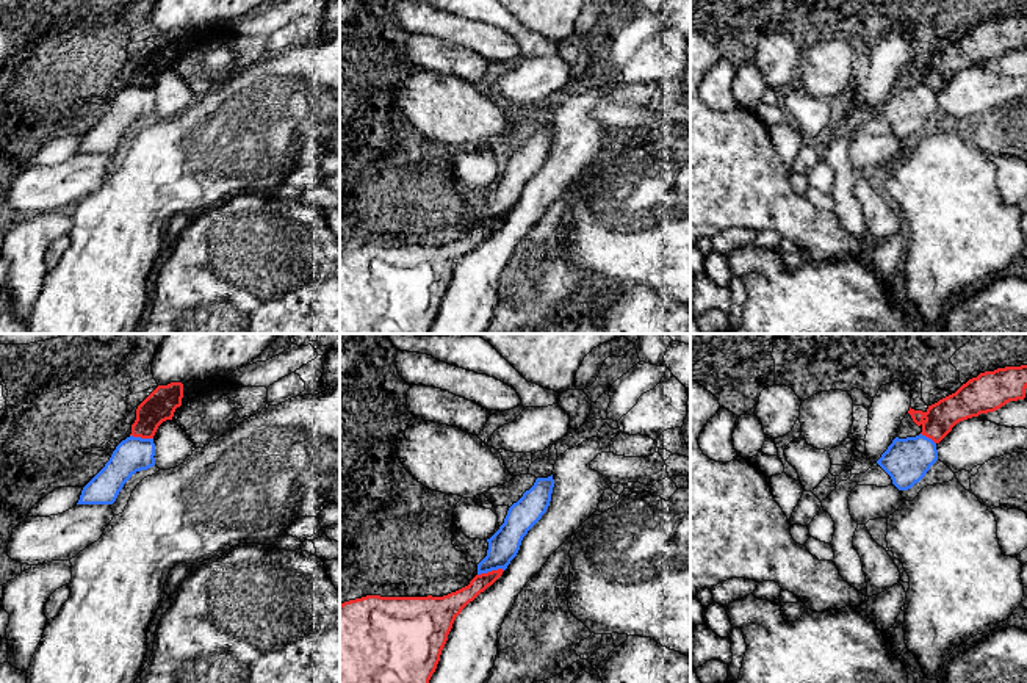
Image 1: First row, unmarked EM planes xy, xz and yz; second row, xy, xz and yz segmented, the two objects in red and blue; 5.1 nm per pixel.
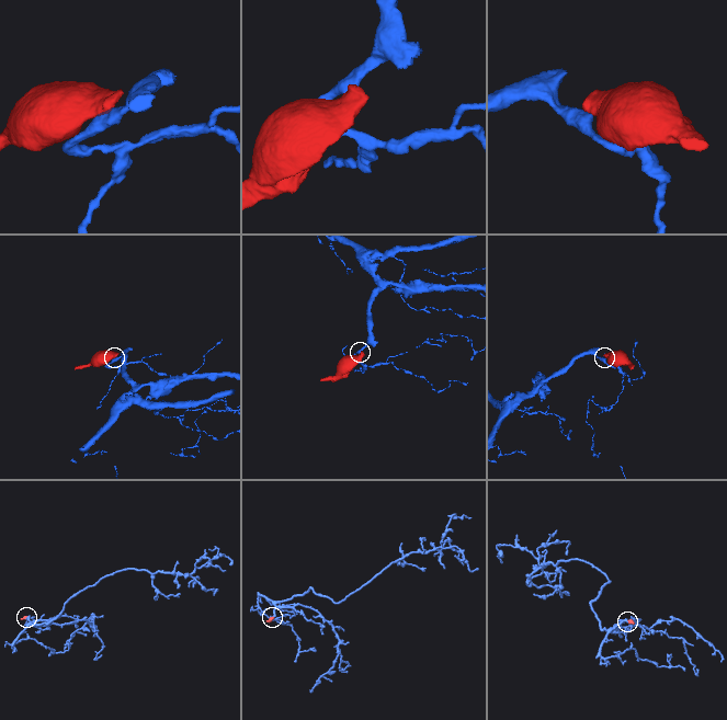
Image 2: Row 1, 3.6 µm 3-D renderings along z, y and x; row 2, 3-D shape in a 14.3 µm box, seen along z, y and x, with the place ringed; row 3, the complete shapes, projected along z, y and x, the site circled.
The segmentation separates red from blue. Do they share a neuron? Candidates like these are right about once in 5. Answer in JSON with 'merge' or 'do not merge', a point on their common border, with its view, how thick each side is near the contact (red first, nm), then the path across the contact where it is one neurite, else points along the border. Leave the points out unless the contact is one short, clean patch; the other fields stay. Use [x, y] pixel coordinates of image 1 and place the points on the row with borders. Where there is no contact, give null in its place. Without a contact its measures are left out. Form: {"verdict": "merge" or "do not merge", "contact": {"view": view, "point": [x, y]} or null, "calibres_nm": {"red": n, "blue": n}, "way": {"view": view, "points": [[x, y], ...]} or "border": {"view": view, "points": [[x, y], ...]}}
{"verdict": "do not merge", "contact": {"view": "xz", "point": [490, 572]}, "calibres_nm": {"red": 120, "blue": 160}, "border": {"view": "xz", "points": [[503, 569], [478, 575]]}}

